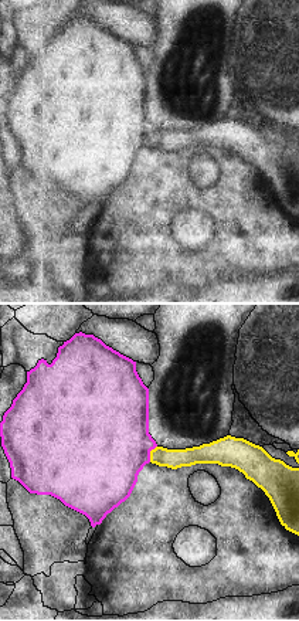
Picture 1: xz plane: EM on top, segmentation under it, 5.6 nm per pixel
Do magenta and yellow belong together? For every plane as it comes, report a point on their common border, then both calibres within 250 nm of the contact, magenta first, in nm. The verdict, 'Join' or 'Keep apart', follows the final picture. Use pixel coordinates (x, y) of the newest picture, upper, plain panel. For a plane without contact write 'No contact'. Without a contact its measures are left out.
Touches magenta at (149, 136). Thickness 500 nm (magenta) against 110 nm

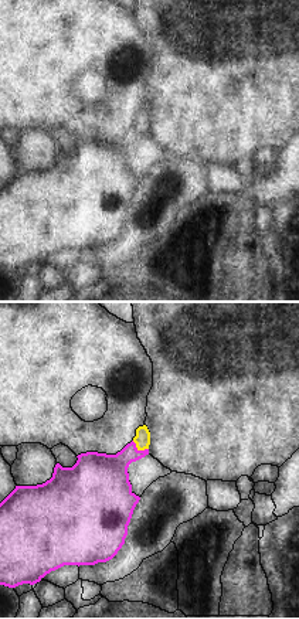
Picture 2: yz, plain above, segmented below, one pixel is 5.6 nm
Touches magenta at (139, 133). Thickness 260 nm (magenta) against 90 nm

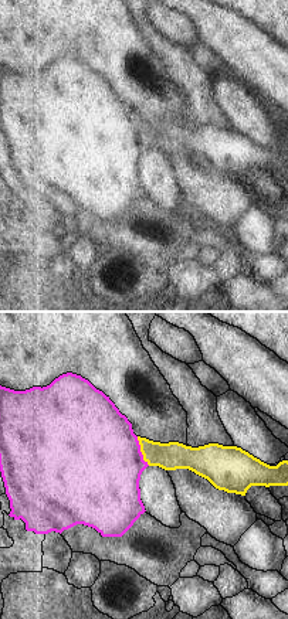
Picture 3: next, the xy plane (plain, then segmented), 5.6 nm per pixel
Touches magenta at (139, 133). Thickness 500 nm (magenta) against 160 nm

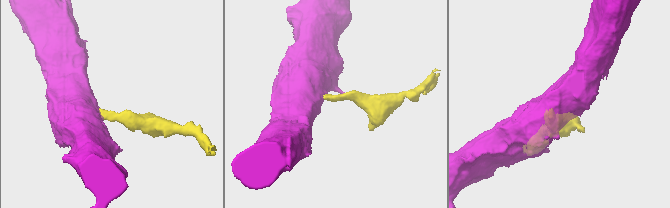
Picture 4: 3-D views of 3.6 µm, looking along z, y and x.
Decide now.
Keep apart

